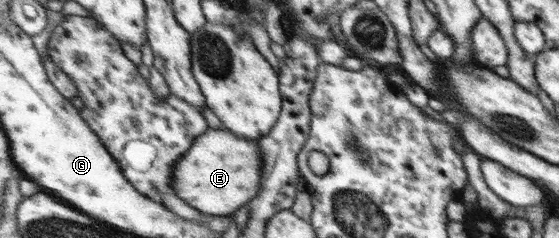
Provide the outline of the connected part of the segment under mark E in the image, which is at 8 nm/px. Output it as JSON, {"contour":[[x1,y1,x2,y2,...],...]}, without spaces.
{"contour":[[209,127,202,138,198,138,198,142,193,144,194,150,190,150,190,154,182,158,182,166,178,166,178,178,174,178,175,195,207,217,232,217,239,208,248,205,257,196,262,186,265,154,260,142,242,139,242,136,234,135,230,130,222,130,222,127]]}

